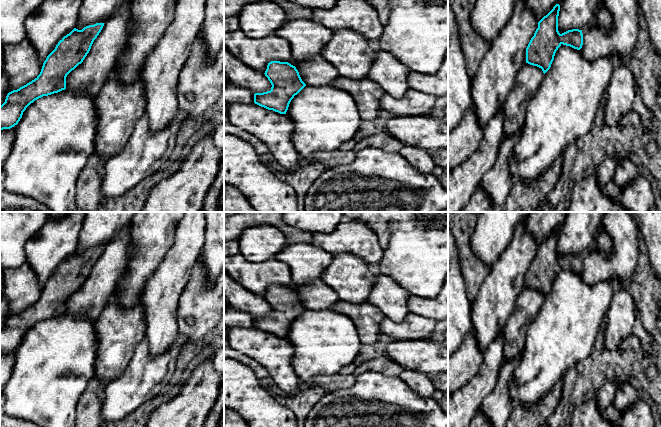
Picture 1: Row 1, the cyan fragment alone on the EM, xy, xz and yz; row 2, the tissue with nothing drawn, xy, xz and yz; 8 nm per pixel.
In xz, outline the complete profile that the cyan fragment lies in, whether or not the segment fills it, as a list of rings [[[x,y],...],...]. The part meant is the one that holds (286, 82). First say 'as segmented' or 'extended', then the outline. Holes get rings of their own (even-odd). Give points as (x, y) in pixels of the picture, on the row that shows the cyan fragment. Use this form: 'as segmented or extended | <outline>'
as segmented | [[[271,61],[264,74],[272,85],[271,90],[255,93],[254,103],[268,110],[286,114],[291,100],[306,84],[296,67],[288,62]]]

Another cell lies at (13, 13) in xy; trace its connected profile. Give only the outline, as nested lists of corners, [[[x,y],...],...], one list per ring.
[[[0,0],[0,43],[14,45],[26,40],[25,21],[45,0]]]

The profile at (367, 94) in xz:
[[[341,76],[330,86],[347,91],[355,100],[362,121],[374,120],[380,111],[380,100],[386,92],[369,78],[348,79]]]

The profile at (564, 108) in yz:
[[[561,44],[550,69],[544,74],[537,93],[527,106],[520,140],[510,160],[514,181],[538,180],[571,143],[590,133],[599,102],[618,65],[620,60],[615,55],[588,61],[583,57],[581,49]]]

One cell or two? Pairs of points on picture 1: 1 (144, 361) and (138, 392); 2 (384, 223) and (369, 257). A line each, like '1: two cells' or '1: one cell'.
1: one cell
2: two cells

